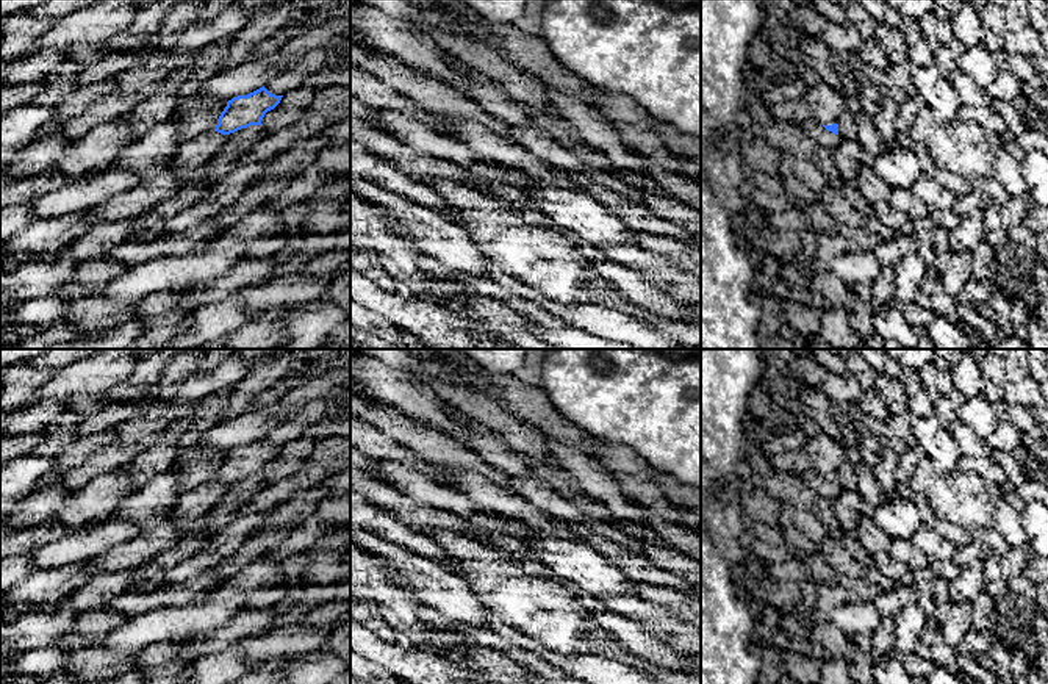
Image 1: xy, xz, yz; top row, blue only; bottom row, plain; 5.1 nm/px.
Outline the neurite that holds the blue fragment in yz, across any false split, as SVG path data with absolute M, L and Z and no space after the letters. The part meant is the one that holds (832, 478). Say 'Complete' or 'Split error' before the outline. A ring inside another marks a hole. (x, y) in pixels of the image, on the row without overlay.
Split error. M809 470L801 476L801 479L820 498L834 499L842 490L838 485L837 474L821 476L813 470Z

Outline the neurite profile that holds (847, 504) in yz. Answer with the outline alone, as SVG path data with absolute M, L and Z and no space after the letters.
M842 490L831 502L843 532L856 535L857 523L862 517L859 493L856 490Z

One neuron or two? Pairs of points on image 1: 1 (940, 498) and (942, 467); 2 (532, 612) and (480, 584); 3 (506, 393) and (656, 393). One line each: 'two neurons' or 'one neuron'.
1: two neurons
2: one neuron
3: two neurons

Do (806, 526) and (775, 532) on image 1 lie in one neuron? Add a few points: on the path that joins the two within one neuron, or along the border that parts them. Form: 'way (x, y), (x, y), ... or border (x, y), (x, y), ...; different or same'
border (784, 506), (778, 523), (782, 529); different

